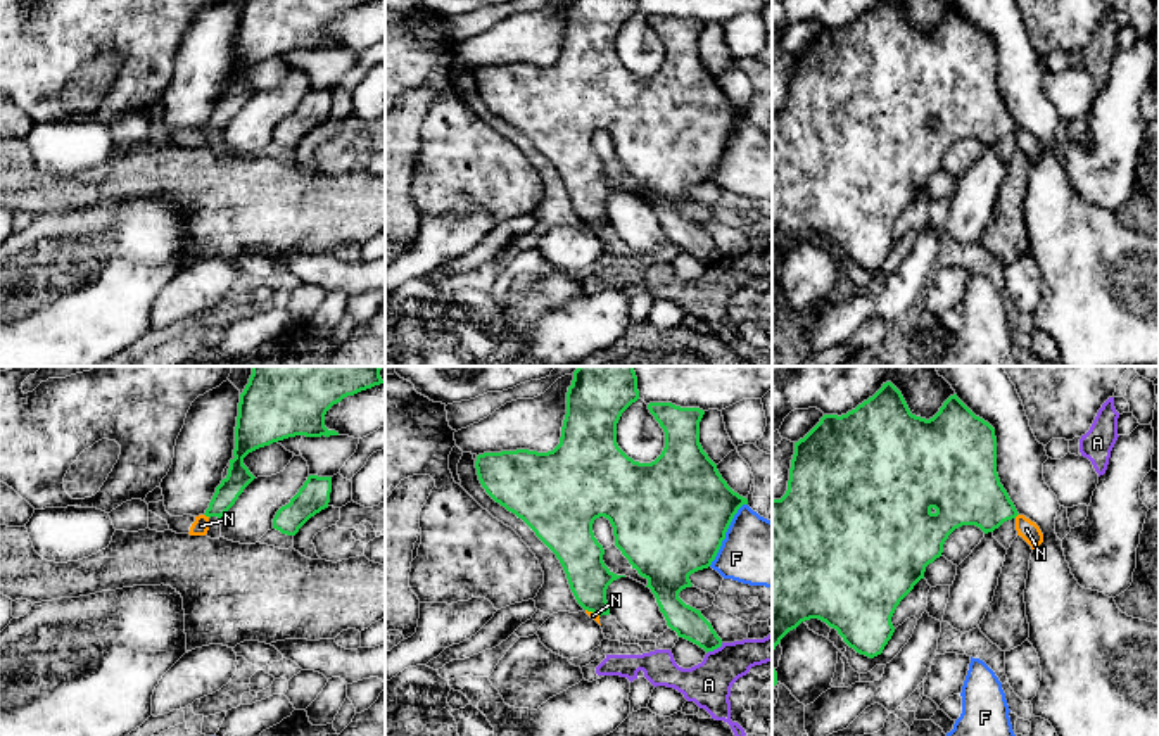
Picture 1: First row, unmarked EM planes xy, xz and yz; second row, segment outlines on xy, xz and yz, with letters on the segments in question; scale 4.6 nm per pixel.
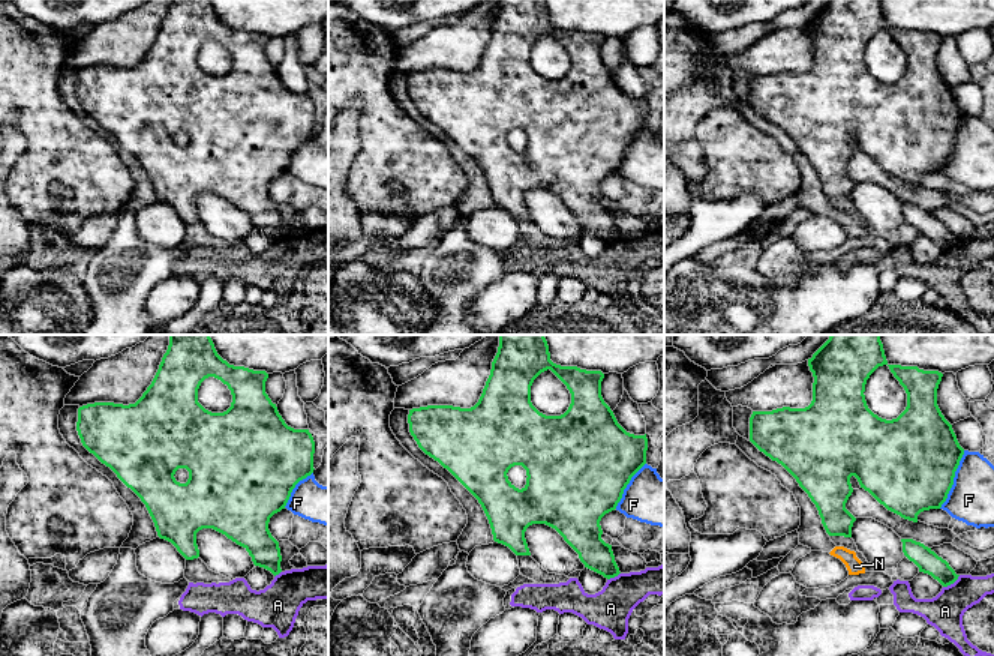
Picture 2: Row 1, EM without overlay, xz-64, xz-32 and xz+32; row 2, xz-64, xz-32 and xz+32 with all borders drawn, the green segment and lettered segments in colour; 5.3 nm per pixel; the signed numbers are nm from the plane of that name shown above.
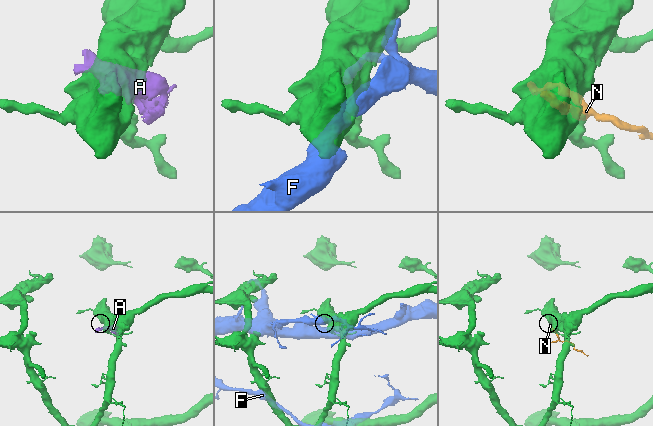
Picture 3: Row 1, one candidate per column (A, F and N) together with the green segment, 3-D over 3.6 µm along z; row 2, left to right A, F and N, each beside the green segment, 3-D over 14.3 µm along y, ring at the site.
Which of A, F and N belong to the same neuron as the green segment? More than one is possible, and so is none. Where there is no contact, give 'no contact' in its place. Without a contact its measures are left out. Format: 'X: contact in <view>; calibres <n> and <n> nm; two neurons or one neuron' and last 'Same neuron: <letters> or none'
A: contact in xz; calibres 150 and 220 nm; two neurons
F: contact in xz; calibres 500 and 320 nm; two neurons
N: contact in xy; calibres 110 and 80 nm; two neurons
Same neuron: none

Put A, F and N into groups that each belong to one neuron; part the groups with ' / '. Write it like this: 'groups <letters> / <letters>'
groups A / F / N

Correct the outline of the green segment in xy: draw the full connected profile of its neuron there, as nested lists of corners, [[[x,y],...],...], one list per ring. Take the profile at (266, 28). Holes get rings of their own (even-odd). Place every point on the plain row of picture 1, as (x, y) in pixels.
[[[245,0],[238,16],[235,71],[204,128],[221,131],[256,92],[244,78],[249,66],[295,48],[339,48],[325,40],[326,24],[366,2],[371,0]]]

